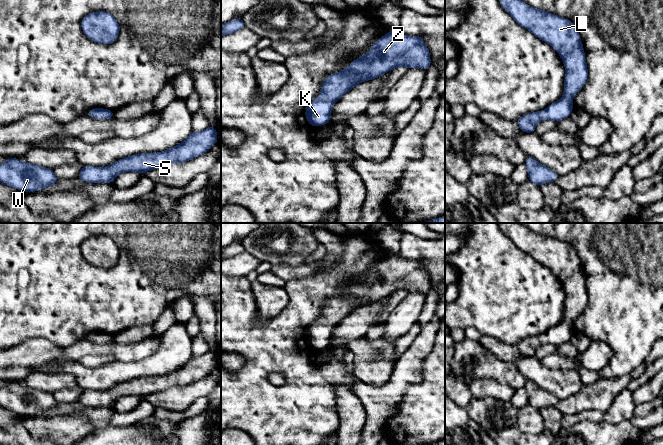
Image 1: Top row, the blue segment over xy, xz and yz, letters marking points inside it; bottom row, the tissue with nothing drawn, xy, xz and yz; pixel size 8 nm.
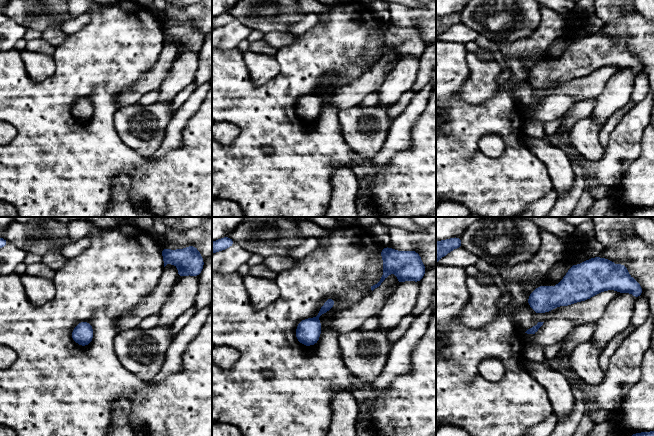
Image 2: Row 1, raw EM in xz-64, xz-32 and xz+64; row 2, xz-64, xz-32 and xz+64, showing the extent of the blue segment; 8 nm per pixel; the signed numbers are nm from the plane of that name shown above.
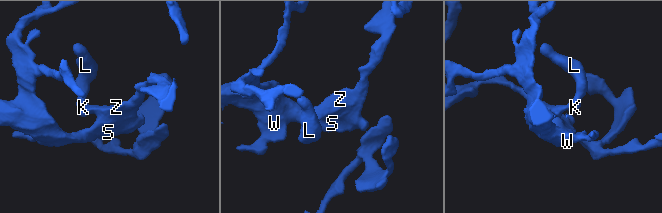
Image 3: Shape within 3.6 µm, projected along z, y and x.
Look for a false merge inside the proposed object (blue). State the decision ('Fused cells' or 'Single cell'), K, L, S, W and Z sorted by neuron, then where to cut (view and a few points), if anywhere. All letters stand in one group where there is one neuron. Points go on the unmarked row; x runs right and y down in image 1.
Single cell. Groups: K L S W Z. No split

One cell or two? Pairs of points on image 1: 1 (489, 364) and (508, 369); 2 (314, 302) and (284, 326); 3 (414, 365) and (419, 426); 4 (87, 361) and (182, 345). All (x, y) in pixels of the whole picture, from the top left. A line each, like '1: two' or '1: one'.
1: one
2: one
3: two
4: two

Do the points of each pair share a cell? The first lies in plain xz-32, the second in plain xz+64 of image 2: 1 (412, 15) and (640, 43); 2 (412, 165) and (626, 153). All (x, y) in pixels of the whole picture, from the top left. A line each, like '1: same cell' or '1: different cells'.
1: same cell
2: different cells

